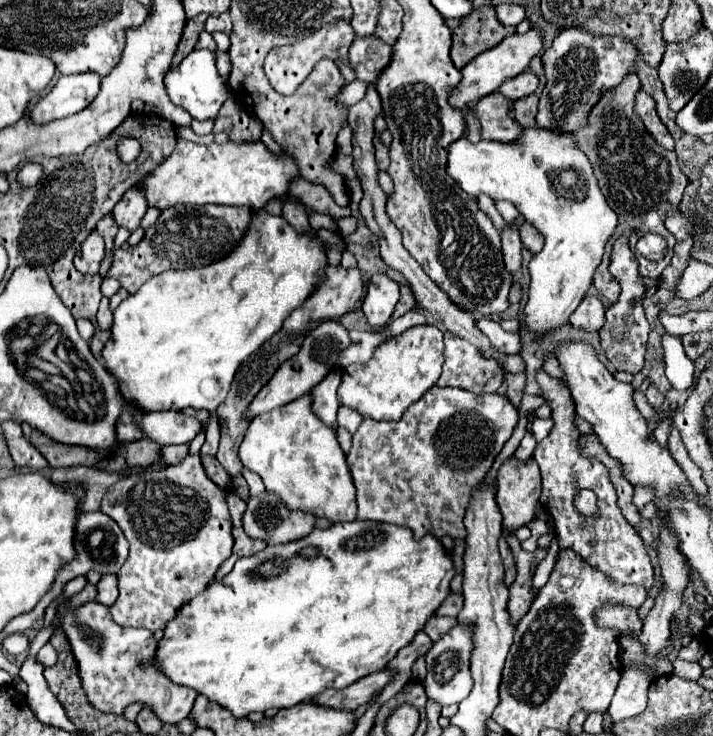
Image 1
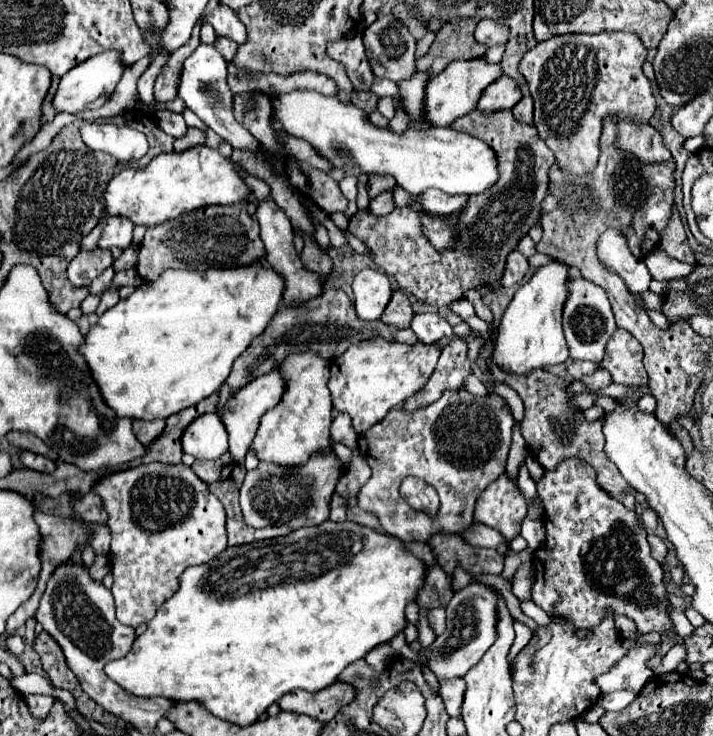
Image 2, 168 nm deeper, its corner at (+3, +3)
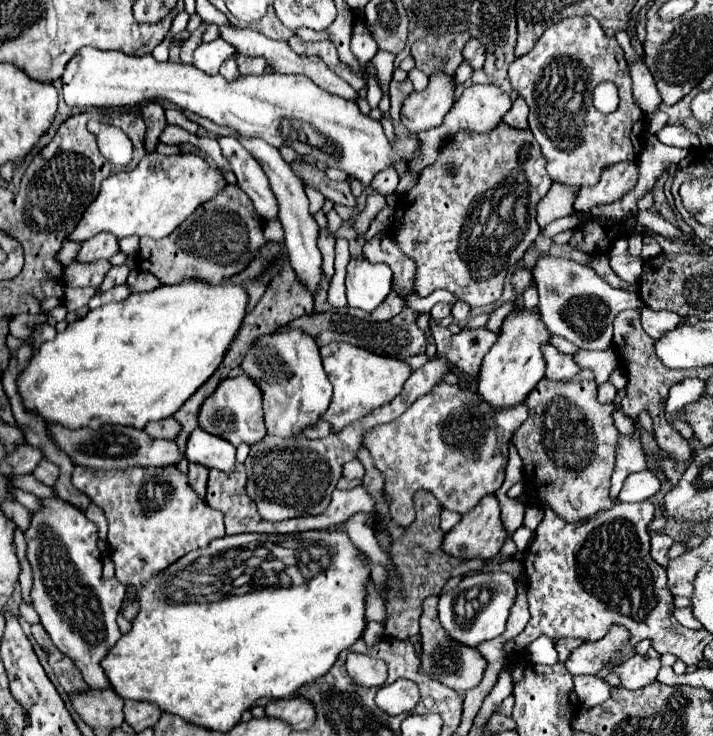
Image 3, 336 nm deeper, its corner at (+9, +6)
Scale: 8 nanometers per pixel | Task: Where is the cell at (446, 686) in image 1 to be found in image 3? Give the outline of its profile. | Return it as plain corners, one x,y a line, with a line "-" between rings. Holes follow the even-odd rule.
477,572
459,582
457,588
439,598
439,620
443,628
461,644
477,648
483,640
493,640
505,632
509,610
517,600
517,580
507,572

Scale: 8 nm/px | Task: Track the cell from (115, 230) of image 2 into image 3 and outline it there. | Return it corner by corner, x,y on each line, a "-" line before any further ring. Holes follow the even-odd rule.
101,232
101,236
95,236
93,240
87,240
81,250
77,252
77,262
83,262
83,264
89,264
89,262
95,262
95,260
109,260
113,254
119,252
119,246
117,246
117,240
113,240
113,236

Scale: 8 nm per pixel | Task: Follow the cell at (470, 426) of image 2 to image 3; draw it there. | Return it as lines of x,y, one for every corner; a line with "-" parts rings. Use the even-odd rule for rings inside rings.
439,384
425,396
419,396
407,412
403,412
397,420
389,424
381,424
373,428
365,436
365,446
373,456
375,466
385,476
383,490
393,496
393,504
389,506
393,520
399,526
409,526
415,516
413,496
417,490
431,492
439,504
451,512
465,514
479,504
479,500
487,494
495,494
505,480
505,466
509,460
509,440
515,430
527,420
529,408
509,408
509,412
493,412
487,404
477,400
475,390
467,390
461,386

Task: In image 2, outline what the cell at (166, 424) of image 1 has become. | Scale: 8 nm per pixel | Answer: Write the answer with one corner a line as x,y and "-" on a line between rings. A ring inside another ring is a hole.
217,413
199,415
193,423
187,425
187,431
183,431
181,445
183,445
183,453
191,453
197,459
219,459
229,449
227,431
225,431
225,425
219,419
219,415

